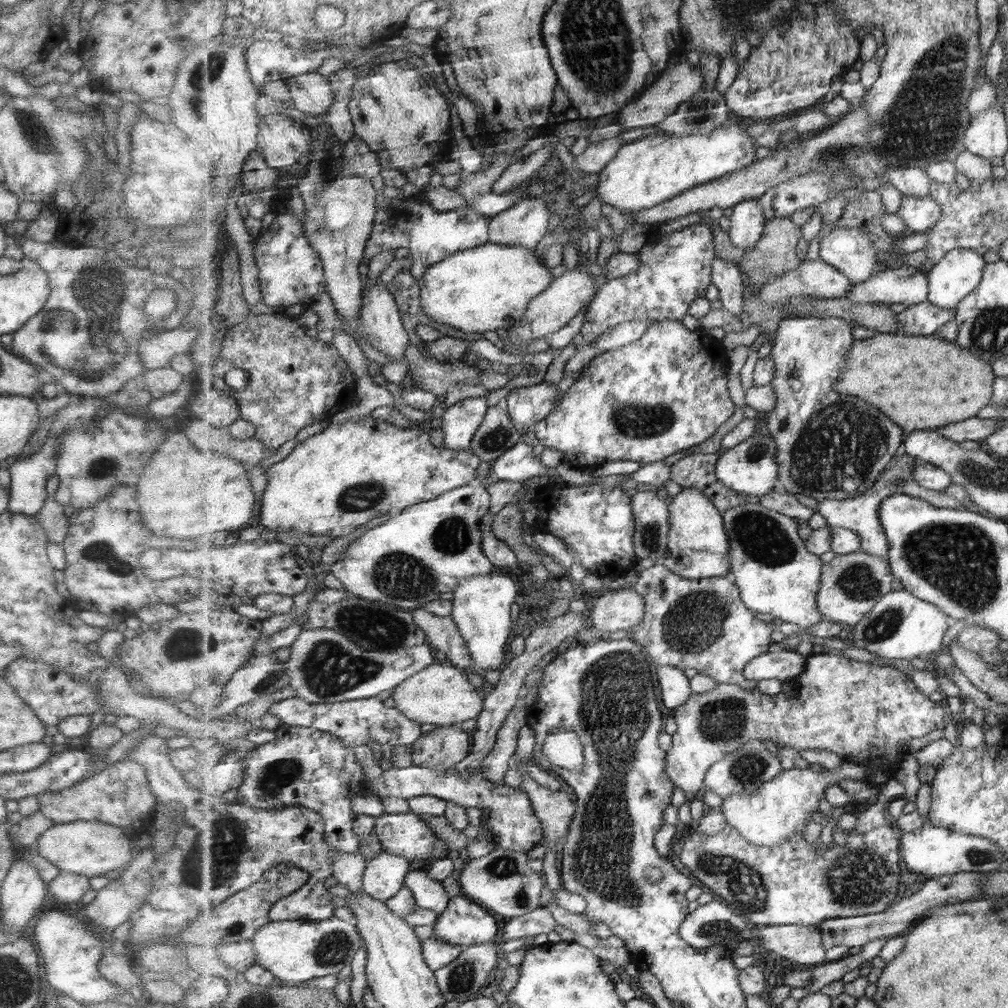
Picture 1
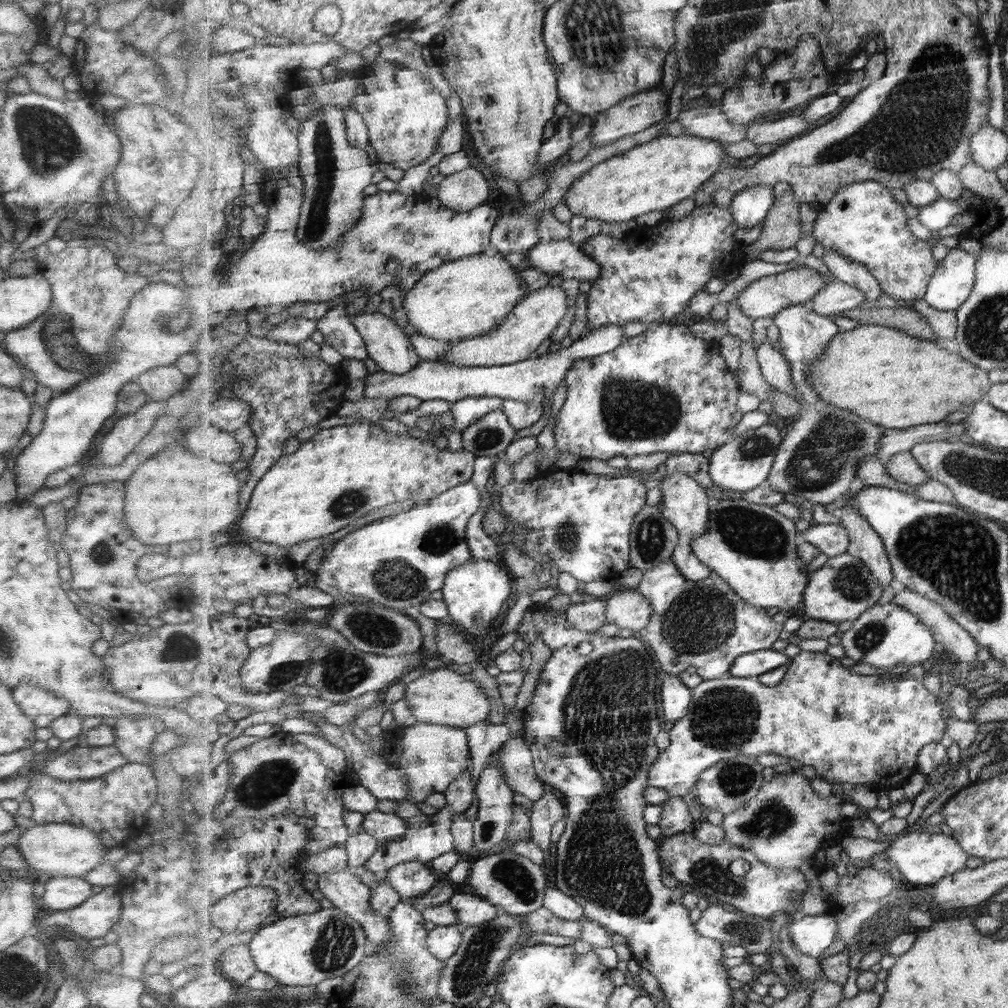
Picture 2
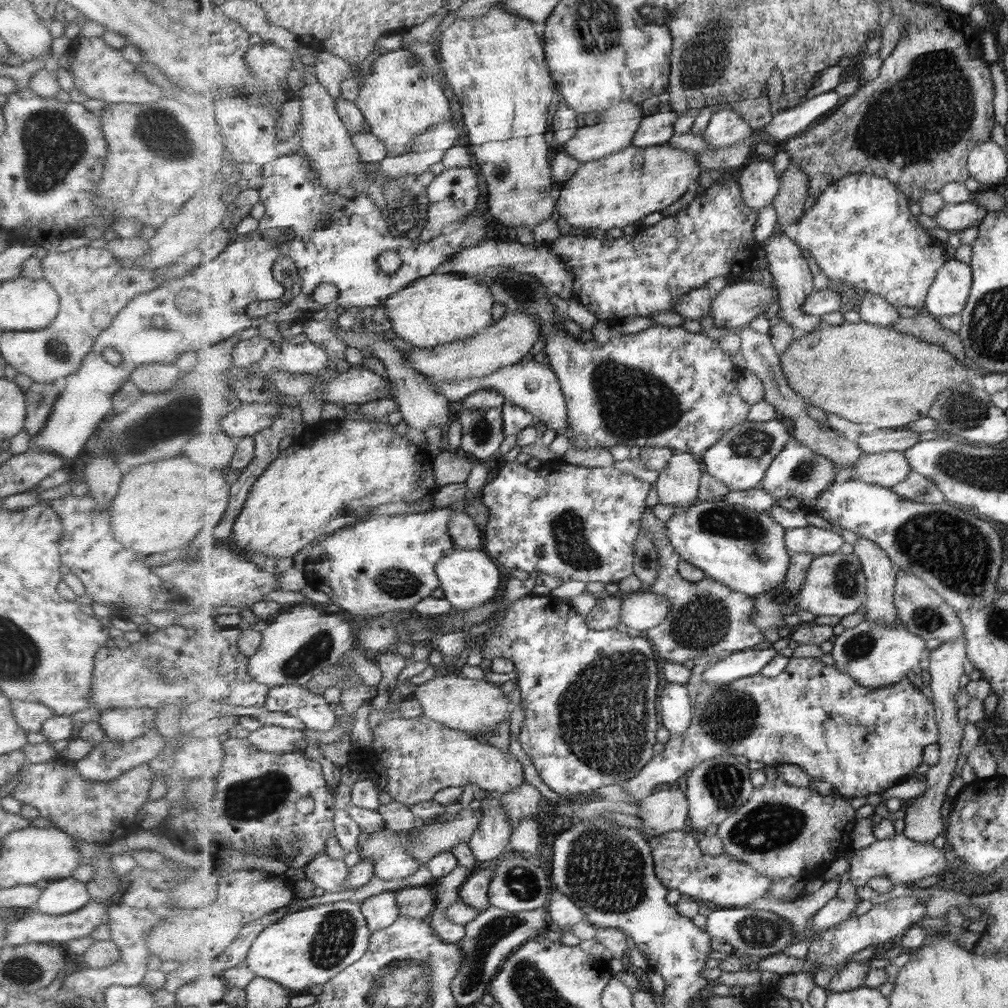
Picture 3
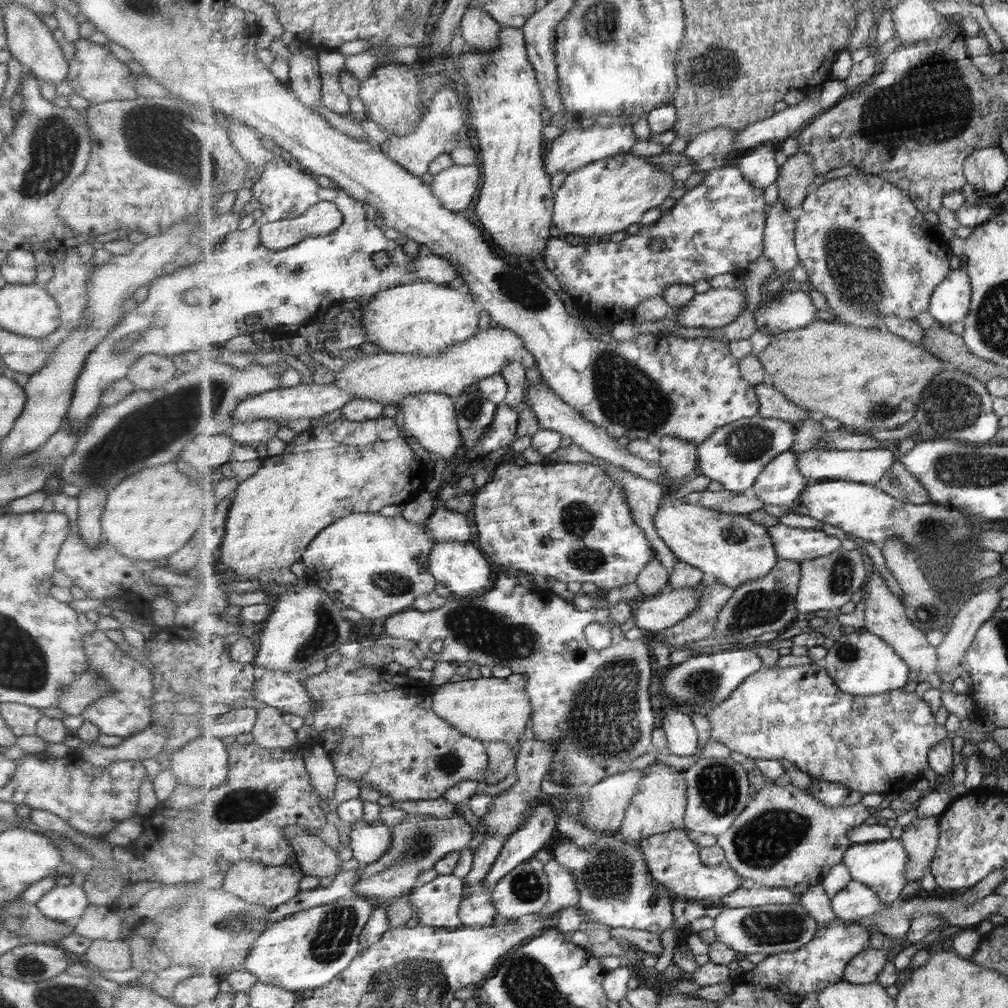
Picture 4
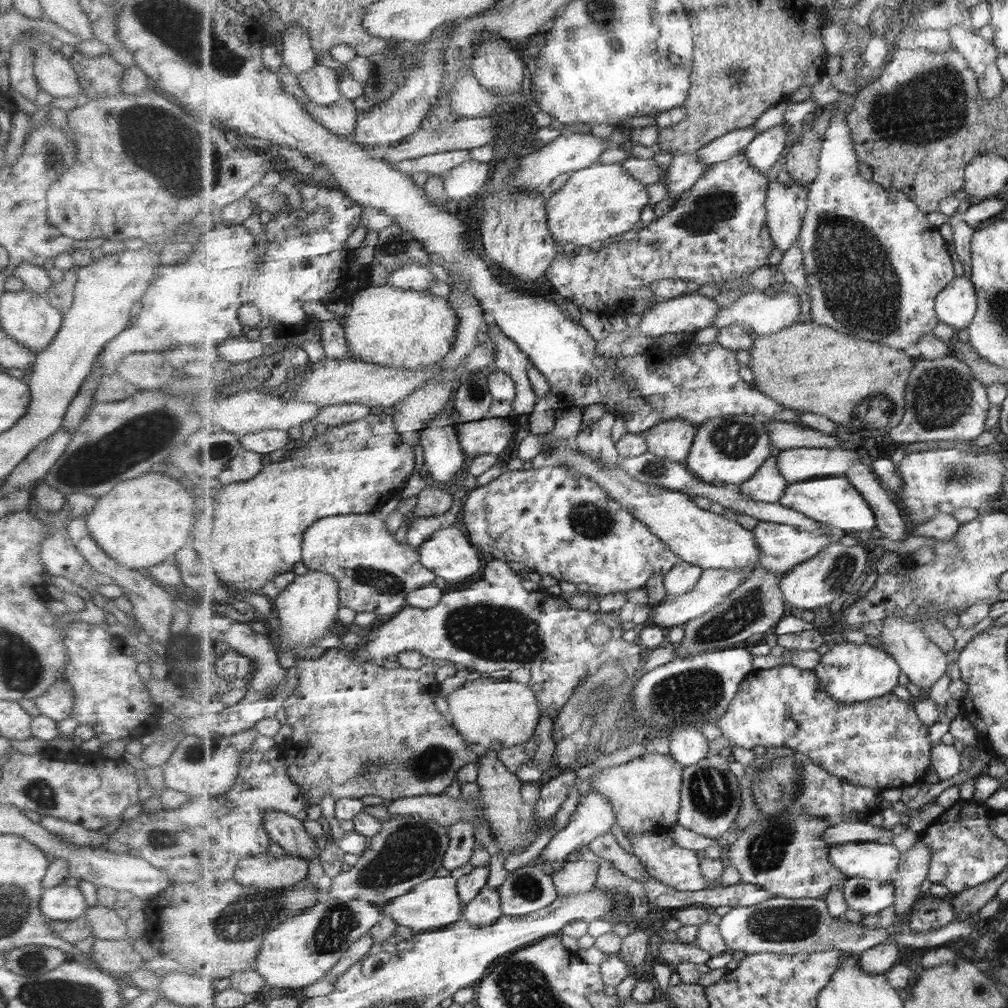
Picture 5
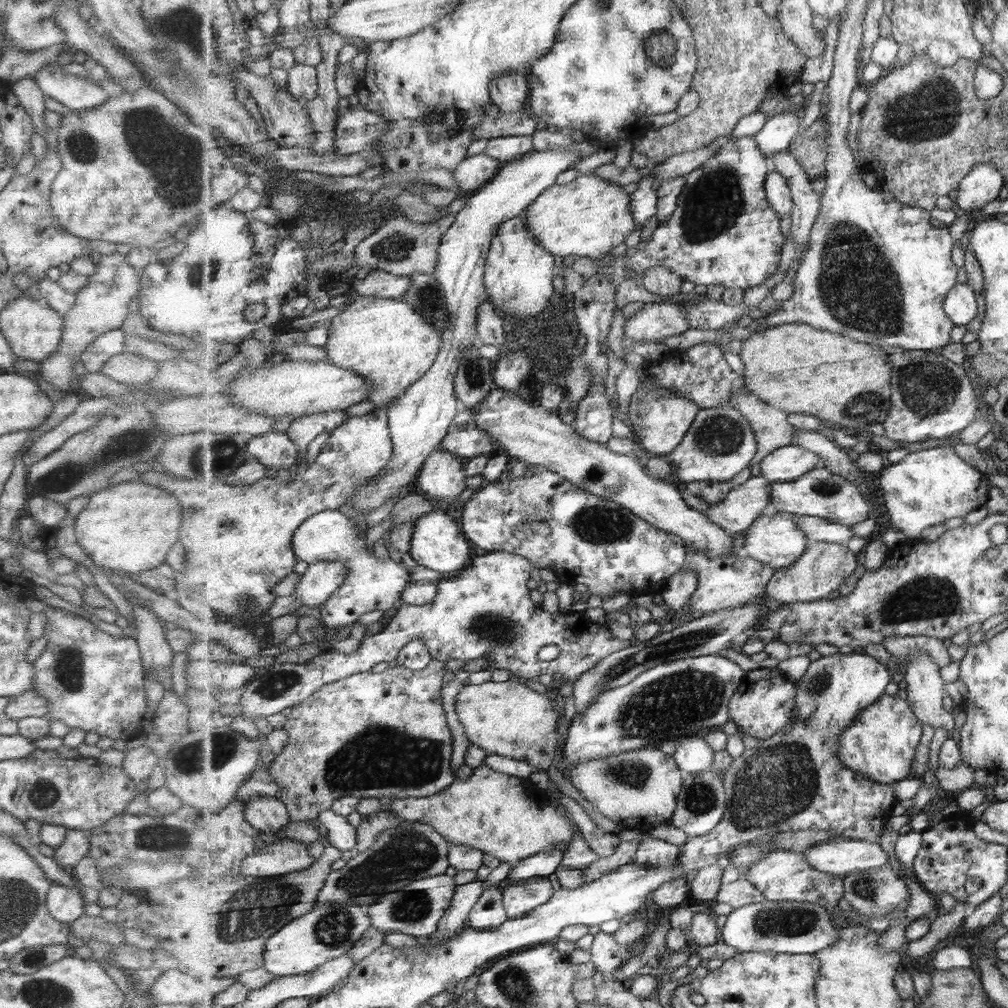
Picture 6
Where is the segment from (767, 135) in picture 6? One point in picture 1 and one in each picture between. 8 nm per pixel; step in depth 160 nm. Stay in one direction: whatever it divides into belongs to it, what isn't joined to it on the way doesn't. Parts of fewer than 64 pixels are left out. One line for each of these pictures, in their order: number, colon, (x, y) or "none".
1: (748, 219)
2: (750, 207)
3: (760, 184)
4: (759, 166)
5: (765, 150)

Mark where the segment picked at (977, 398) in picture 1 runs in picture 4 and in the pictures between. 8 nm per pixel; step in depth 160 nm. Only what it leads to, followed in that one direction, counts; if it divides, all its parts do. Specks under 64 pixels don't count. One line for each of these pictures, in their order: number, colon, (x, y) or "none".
2: (885, 375)
3: (864, 373)
4: (860, 377)

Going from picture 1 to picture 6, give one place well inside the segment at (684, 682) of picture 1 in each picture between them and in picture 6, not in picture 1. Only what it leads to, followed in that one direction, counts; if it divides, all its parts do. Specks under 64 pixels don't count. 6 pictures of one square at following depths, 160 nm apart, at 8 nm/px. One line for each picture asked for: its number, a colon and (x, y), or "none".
2: (676, 697)
3: (675, 701)
4: (683, 739)
5: (688, 745)
6: (692, 754)

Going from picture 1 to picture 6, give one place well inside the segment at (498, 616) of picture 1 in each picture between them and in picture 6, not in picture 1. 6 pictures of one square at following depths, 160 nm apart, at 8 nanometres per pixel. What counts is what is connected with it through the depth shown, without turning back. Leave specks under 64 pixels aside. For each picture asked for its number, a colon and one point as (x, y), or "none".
2: (475, 592)
3: (469, 578)
4: (462, 567)
5: (449, 553)
6: (438, 543)

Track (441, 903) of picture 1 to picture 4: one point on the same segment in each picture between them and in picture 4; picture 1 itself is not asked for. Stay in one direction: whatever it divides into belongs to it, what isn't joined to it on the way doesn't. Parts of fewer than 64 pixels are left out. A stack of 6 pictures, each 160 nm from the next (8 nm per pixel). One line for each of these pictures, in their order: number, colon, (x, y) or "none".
2: (411, 879)
3: (385, 848)
4: (369, 843)

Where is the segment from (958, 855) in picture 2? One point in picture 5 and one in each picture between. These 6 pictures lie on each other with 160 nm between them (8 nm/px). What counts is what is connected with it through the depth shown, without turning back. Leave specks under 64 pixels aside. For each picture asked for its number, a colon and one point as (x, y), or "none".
3: (902, 860)
4: (882, 865)
5: (873, 860)

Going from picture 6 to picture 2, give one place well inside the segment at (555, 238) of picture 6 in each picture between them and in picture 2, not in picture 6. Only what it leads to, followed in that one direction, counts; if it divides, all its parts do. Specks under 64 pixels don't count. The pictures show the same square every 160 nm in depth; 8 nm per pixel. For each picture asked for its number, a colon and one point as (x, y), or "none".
2: (655, 176)
3: (618, 190)
4: (595, 200)
5: (603, 201)

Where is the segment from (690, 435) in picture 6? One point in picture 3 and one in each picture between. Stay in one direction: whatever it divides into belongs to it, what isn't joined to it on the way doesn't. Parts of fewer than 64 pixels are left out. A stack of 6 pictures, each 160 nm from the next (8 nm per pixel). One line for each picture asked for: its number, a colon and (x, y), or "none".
3: (740, 460)
4: (735, 456)
5: (732, 449)

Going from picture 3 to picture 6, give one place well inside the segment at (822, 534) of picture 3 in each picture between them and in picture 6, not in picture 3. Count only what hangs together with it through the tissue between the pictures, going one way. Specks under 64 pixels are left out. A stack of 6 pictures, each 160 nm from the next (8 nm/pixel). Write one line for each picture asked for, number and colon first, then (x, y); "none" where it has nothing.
4: (798, 544)
5: (783, 547)
6: (777, 541)

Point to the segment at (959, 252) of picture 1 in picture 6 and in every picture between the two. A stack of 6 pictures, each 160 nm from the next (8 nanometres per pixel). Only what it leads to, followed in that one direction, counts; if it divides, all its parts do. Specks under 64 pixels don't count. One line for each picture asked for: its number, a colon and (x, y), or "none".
2: (953, 281)
3: (949, 294)
4: (951, 302)
5: (957, 305)
6: (961, 304)

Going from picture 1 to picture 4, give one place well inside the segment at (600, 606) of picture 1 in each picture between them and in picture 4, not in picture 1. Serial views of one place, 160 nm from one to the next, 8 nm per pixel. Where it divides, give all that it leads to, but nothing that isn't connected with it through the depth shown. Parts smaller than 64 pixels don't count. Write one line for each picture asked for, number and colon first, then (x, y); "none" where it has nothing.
2: (630, 609)
3: (643, 610)
4: (652, 615)

